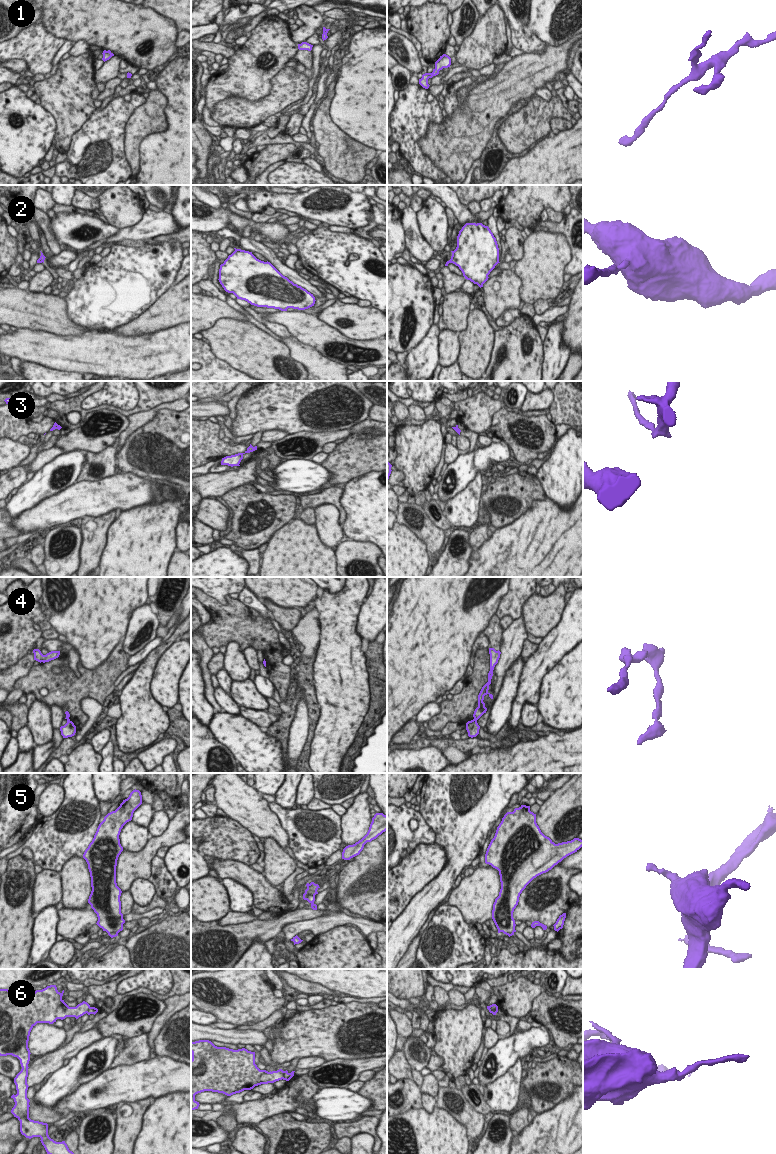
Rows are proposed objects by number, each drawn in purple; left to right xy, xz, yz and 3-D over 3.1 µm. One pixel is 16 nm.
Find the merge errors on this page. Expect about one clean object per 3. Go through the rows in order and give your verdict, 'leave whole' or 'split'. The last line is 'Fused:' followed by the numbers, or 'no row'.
1: leave whole
2: leave whole
3: leave whole
4: split
5: split
6: split
Fused: 4, 5, 6

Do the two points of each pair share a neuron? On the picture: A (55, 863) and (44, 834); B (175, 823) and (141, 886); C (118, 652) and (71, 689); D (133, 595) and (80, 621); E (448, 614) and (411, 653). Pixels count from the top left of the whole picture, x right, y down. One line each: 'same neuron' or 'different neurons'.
A: same neuron
B: different neurons
C: same neuron
D: same neuron
E: same neuron

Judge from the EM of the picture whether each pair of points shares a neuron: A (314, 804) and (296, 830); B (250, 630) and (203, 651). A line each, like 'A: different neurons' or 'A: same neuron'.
A: different neurons
B: different neurons

